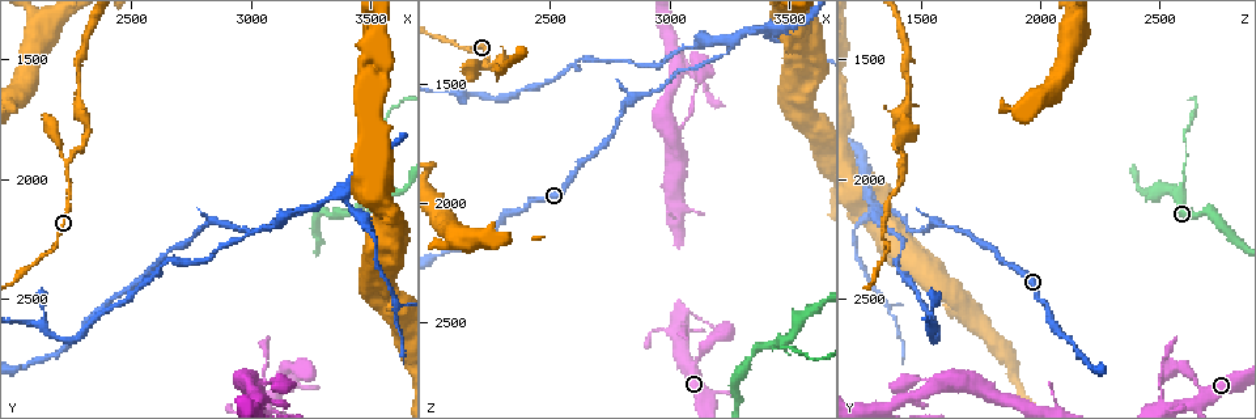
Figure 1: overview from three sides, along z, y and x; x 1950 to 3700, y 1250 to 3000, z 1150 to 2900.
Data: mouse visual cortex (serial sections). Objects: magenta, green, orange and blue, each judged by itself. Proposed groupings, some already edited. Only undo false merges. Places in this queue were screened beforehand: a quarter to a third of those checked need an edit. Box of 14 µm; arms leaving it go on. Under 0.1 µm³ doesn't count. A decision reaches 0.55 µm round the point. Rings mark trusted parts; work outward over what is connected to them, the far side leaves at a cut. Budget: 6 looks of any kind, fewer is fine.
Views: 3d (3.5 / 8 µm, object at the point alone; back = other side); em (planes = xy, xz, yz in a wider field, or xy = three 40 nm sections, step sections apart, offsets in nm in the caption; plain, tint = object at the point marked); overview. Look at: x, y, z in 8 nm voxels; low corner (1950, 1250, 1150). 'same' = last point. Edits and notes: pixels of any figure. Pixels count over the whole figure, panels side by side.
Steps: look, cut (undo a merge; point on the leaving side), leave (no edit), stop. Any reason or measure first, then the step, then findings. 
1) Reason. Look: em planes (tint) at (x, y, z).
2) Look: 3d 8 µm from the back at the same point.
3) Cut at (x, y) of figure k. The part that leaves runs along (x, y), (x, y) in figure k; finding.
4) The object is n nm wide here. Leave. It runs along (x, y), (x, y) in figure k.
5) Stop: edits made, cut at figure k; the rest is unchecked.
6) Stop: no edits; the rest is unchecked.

Calibre changes. Look: 3d 3.5 µm from the back at (3250, 2120, 1350).

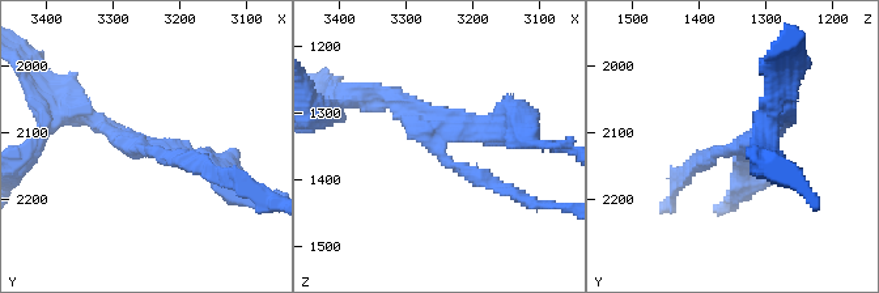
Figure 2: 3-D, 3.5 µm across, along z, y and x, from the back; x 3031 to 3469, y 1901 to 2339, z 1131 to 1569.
Look: em xy step 3 (tint) at (3255, 2120, 1345).

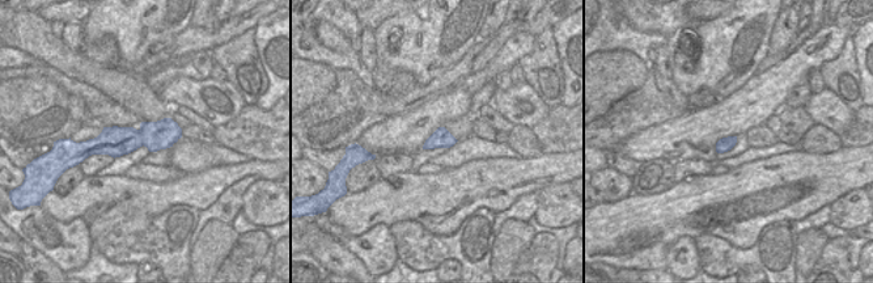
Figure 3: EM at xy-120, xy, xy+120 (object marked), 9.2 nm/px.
The object is 190 nm wide here. Cut at (487, 135) of figure 2. The part that leaves runs along (440, 137), (476, 124), (544, 144) in figure 2; two cells meet here.

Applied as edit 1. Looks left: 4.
Redraw. Look: overview.

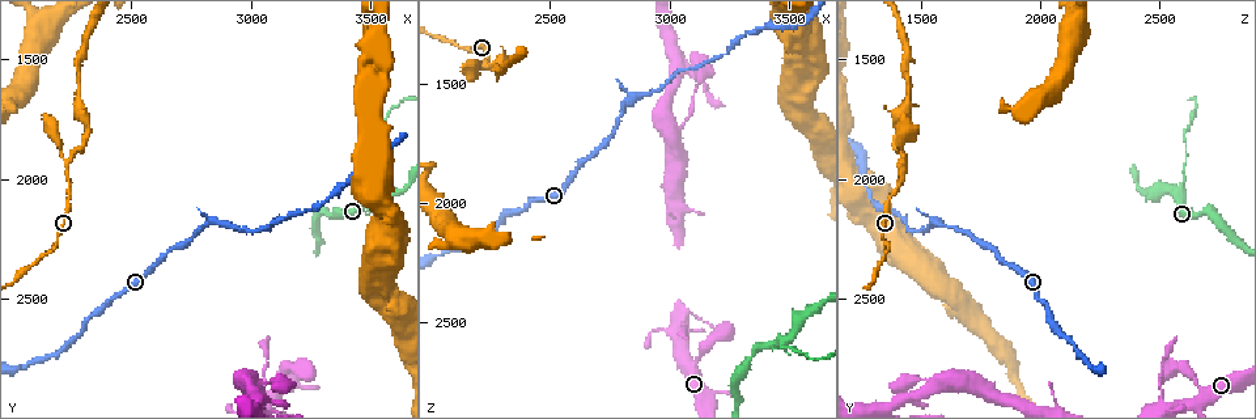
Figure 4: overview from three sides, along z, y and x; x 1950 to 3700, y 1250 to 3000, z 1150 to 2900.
Thick turns thin. Look: 3d 8 µm at (3610, 2060, 2450).

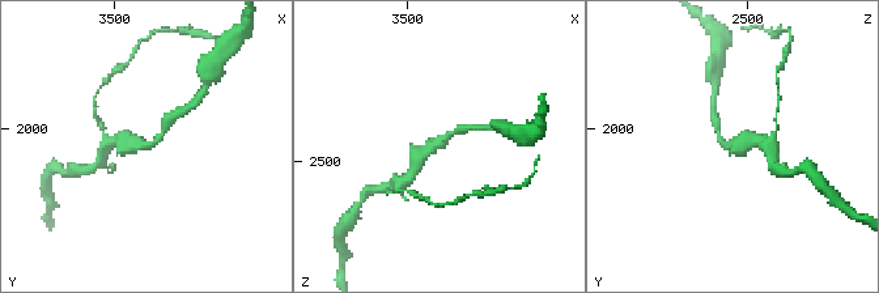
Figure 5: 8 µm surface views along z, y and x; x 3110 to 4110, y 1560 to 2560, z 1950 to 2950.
The arms are 200, 400 nm wide; need the tissue. Look: em xy step 1 (tint) at (3620, 2060, 2440).

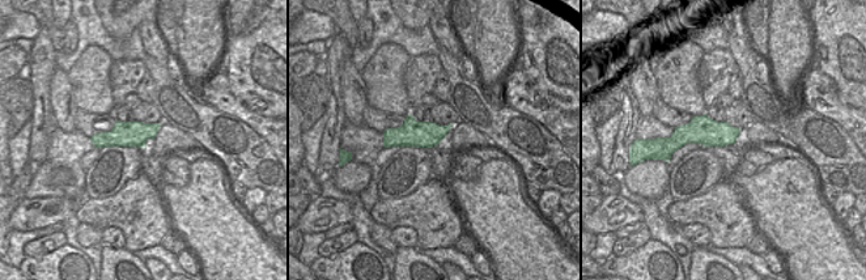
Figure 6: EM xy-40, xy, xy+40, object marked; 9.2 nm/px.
Leave. One cell here.

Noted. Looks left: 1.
Stop: edits made, cut at figure 2; the rest is unchecked.

